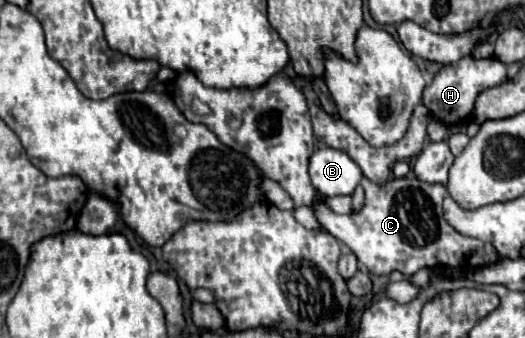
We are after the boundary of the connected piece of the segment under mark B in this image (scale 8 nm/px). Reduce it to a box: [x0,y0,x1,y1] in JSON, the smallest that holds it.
[310,147,362,197]

